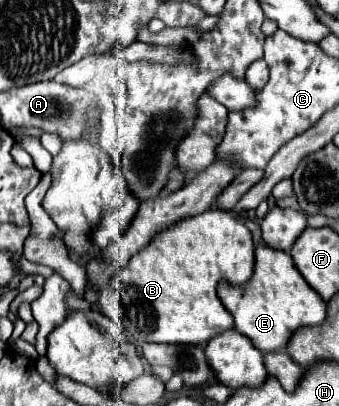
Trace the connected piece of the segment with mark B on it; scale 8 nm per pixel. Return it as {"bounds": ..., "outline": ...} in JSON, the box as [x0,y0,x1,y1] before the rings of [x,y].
{"bounds":[113,210,253,346],"outline":[[[207,210],[195,218],[185,218],[157,234],[113,278],[125,308],[121,326],[137,344],[205,346],[217,334],[233,328],[233,316],[217,296],[219,282],[241,286],[253,276],[253,266],[251,232],[229,212]]]}

